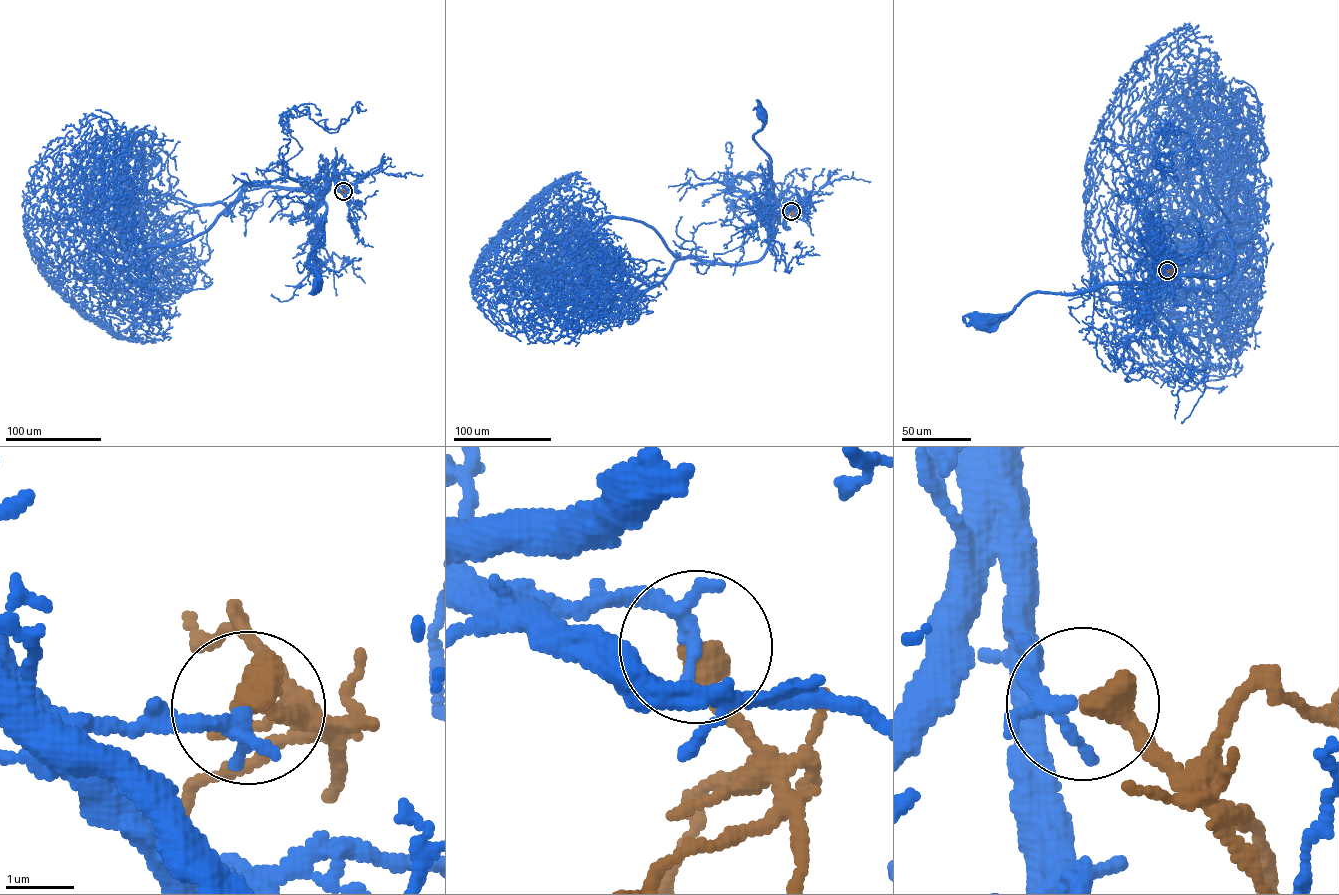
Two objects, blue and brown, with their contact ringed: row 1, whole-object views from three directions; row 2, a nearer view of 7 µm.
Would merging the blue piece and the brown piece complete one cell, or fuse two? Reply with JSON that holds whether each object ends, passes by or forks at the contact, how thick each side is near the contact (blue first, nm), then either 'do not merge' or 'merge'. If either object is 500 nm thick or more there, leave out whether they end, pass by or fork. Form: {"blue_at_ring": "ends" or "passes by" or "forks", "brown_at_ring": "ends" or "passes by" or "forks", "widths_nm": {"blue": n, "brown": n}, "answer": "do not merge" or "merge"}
{"blue_at_ring": "passes by", "brown_at_ring": "ends", "widths_nm": {"blue": 190, "brown": 480}, "answer": "merge"}

